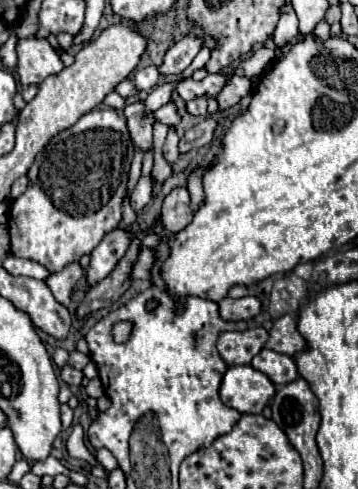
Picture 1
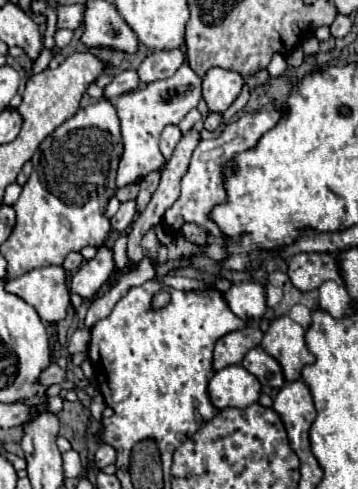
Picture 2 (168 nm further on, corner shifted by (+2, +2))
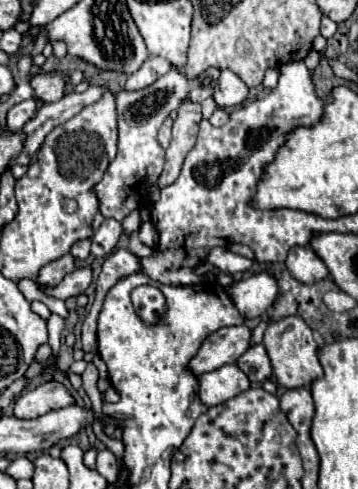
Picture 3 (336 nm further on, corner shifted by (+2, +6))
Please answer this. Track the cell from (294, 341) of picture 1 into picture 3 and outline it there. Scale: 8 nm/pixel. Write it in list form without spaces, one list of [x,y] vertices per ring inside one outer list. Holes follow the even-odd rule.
[[[287,316],[279,322],[271,322],[267,326],[267,332],[263,336],[263,344],[265,350],[271,358],[271,366],[273,366],[273,376],[277,380],[279,386],[283,388],[301,388],[301,386],[309,386],[313,380],[323,376],[323,368],[319,364],[319,344],[313,338],[311,328],[303,322],[303,318],[299,316]]]

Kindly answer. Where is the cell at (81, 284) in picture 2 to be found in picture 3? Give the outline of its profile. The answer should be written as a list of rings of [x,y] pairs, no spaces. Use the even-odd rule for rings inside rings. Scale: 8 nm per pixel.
[[[77,268],[73,272],[69,272],[61,284],[57,286],[39,286],[41,292],[45,292],[47,296],[53,296],[53,298],[61,298],[61,300],[67,300],[71,296],[79,296],[87,290],[87,286],[91,284],[91,268]]]

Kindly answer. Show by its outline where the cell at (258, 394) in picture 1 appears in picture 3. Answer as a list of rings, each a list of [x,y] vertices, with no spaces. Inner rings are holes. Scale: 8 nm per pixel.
[[[235,364],[199,376],[199,398],[205,406],[223,404],[225,400],[235,398],[247,388],[249,388],[249,378]]]

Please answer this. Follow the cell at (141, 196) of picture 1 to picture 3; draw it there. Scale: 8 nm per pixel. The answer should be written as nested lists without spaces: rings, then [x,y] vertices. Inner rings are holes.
[[[113,218],[109,220],[103,220],[101,228],[93,234],[91,238],[91,254],[93,256],[105,256],[105,254],[111,254],[119,242],[119,236],[121,236],[121,224]]]

